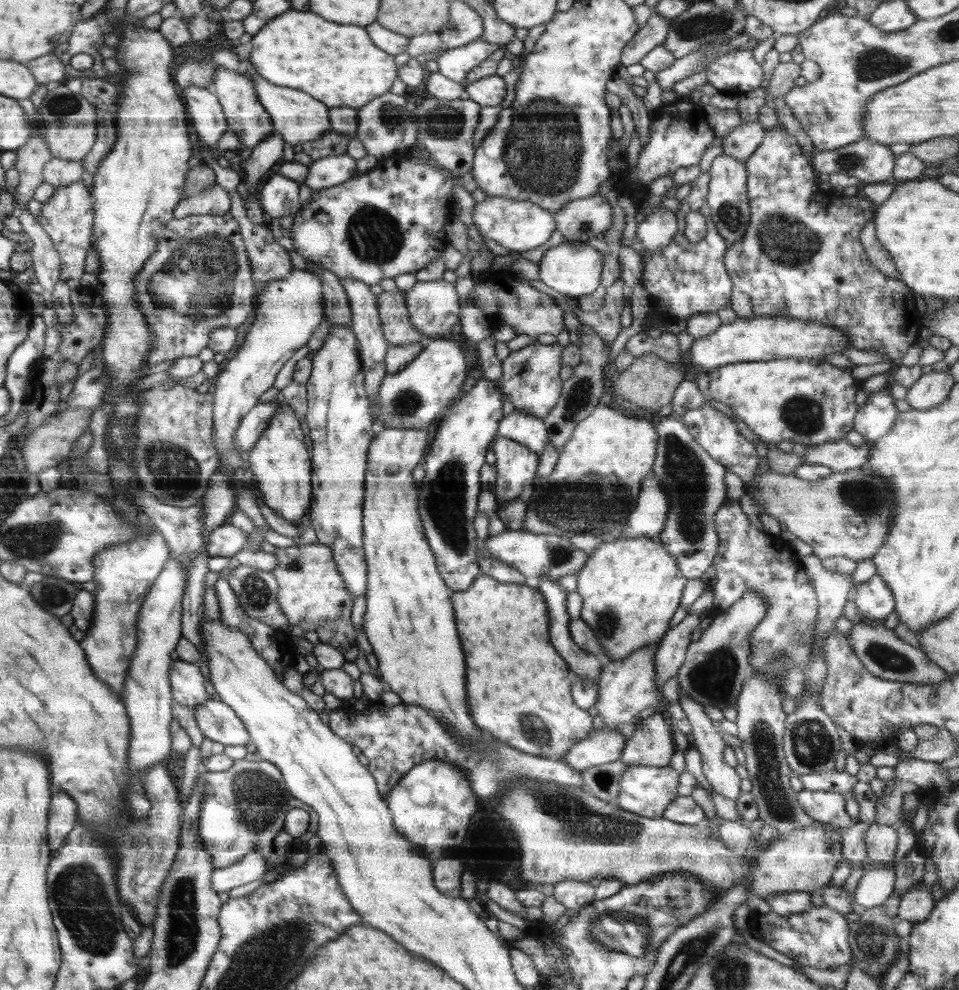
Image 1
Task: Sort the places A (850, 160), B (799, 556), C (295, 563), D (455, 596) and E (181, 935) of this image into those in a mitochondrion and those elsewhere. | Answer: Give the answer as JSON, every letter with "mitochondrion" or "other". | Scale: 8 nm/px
{"A":"mitochondrion","B":"other","C":"mitochondrion","D":"other","E":"mitochondrion"}

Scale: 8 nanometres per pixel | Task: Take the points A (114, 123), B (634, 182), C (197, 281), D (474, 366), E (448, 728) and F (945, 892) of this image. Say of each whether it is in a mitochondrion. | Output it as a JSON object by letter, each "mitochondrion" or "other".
{"A":"other","B":"other","C":"mitochondrion","D":"other","E":"other","F":"other"}

